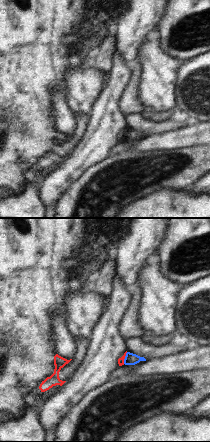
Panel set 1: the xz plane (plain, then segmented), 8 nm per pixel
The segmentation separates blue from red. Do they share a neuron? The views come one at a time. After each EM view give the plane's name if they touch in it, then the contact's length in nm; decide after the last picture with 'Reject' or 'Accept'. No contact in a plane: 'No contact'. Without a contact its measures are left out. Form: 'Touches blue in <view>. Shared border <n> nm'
Touches blue in xz. Shared border 100 nm.

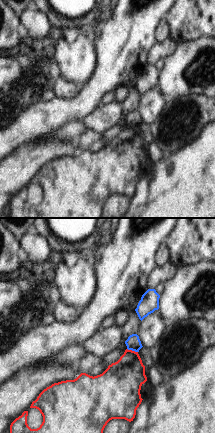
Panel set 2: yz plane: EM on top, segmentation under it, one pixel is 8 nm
Touches blue in yz. Shared border 90 nm.

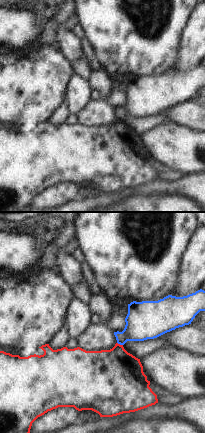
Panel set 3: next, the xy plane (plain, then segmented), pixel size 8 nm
Touches blue in xy. Shared border 50 nm.

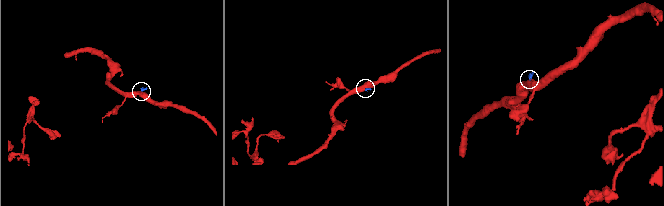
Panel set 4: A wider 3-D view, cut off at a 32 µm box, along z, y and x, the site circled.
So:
Reject.

